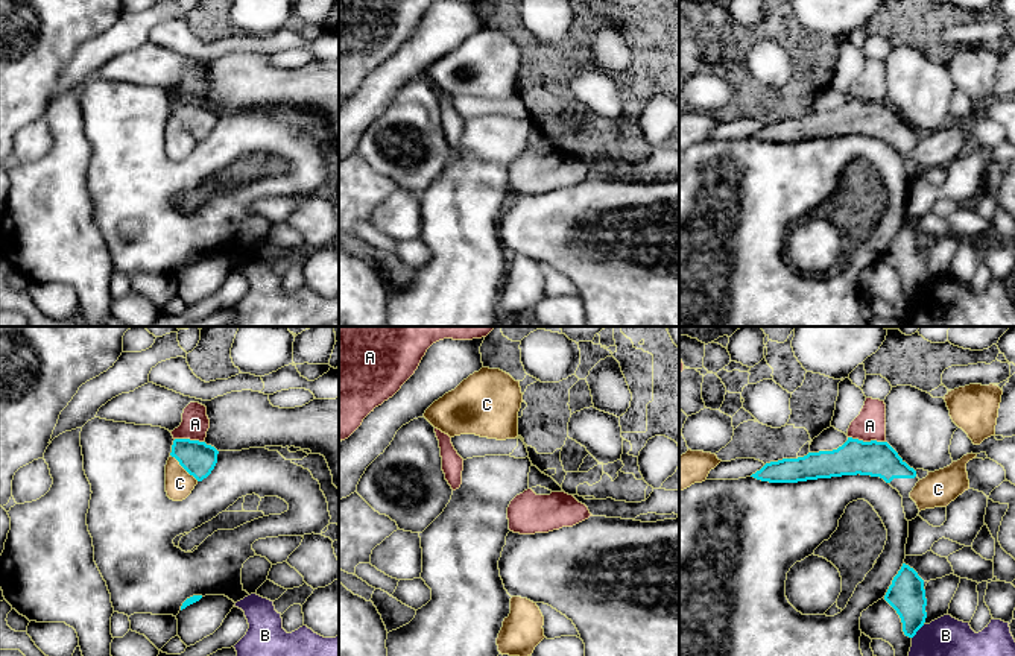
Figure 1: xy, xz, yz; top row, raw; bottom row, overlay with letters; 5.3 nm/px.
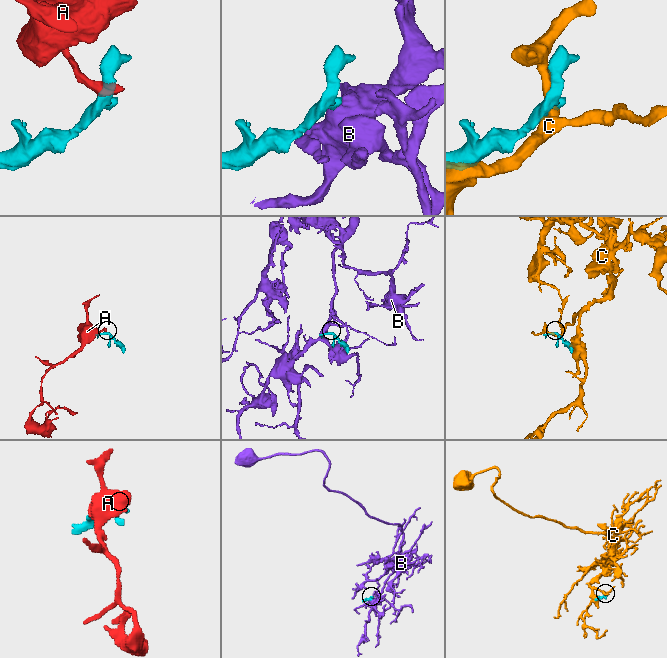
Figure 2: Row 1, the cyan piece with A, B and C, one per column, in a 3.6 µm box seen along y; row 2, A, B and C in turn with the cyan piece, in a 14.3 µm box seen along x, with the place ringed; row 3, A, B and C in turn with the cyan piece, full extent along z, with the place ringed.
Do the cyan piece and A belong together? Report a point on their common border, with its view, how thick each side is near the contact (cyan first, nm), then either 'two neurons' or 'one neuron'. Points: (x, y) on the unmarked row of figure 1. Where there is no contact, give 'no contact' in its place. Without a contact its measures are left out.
meets cyan in yz at (866, 102); 190 nm thick on the cyan side, 160 nm on the other; one neuron

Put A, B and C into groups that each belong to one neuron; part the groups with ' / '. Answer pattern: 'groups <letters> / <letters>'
groups A / B / C

